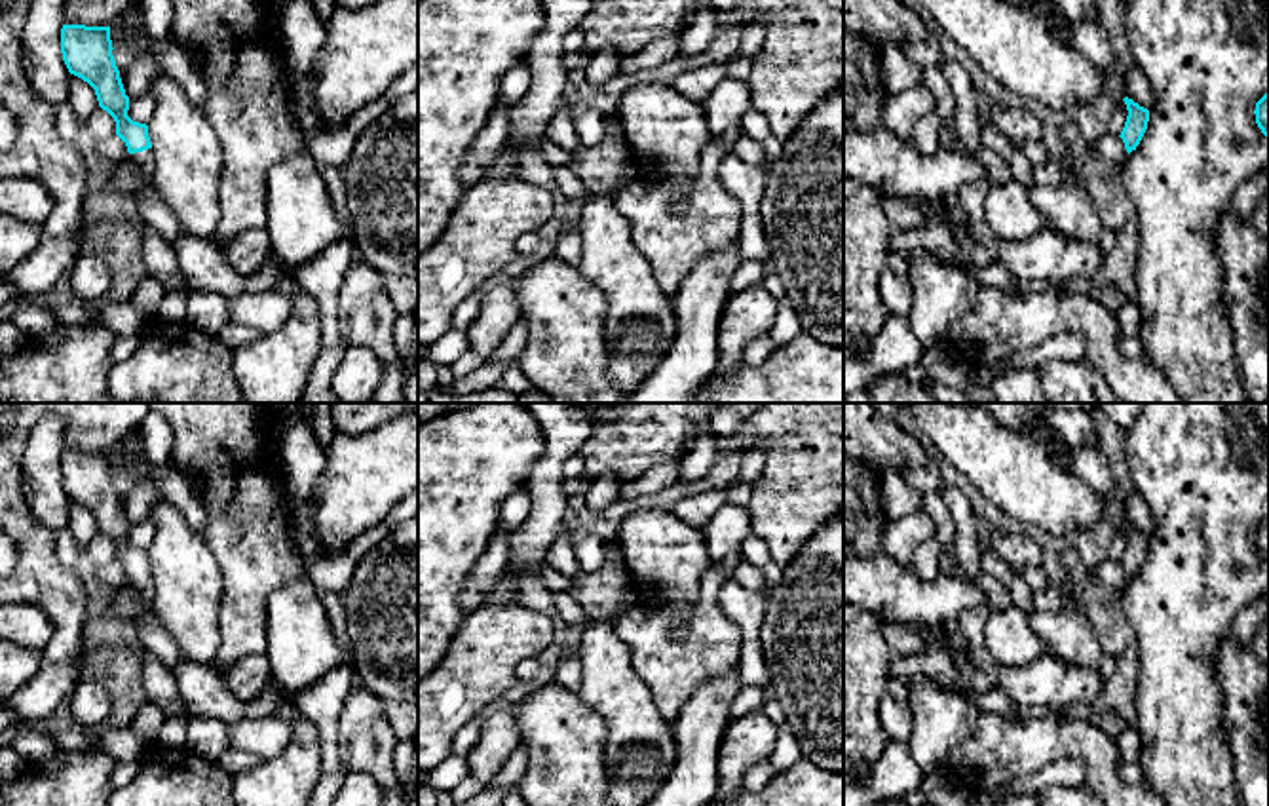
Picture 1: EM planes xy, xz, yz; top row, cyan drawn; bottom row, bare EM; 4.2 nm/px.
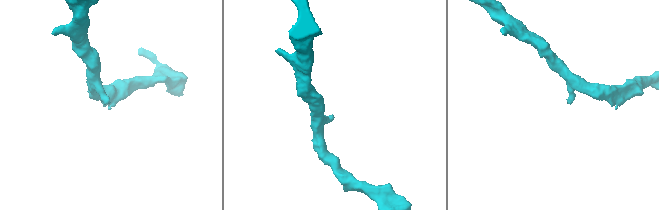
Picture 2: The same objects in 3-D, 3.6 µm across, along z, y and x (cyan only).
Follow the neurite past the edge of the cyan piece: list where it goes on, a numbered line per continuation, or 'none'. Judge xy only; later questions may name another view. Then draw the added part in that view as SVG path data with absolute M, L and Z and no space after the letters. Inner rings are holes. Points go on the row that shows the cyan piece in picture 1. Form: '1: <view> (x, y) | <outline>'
1: xy (152, 210) | M152 148L129 154L129 158L135 162L142 177L142 188L137 200L139 217L144 221L148 228L156 230L163 240L167 240L175 247L177 240L184 236L184 228L152 186Z

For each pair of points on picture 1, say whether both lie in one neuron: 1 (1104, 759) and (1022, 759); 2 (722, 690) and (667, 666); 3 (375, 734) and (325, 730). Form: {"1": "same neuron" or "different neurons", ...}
{"1": "same neuron", "2": "different neurons", "3": "different neurons"}

